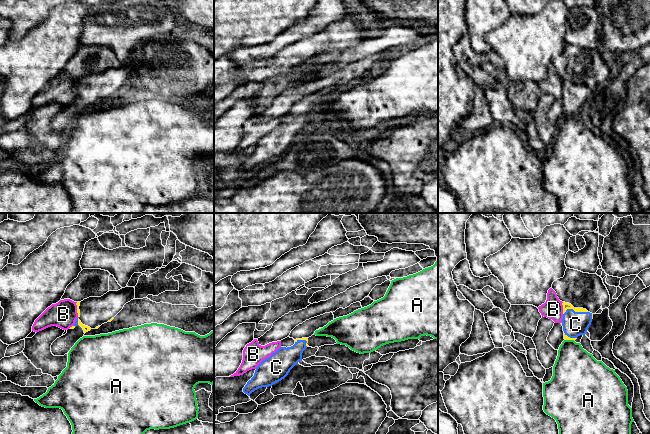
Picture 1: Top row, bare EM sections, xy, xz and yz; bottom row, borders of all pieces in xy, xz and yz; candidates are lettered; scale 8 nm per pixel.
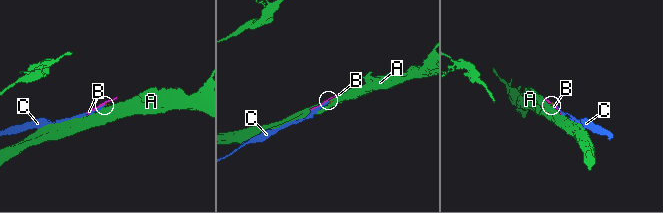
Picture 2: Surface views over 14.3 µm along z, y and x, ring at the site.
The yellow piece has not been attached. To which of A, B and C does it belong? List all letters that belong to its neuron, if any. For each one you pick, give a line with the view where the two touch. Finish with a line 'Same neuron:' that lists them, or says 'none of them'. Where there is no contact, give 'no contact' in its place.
C: contact in yz
Same neuron: C

